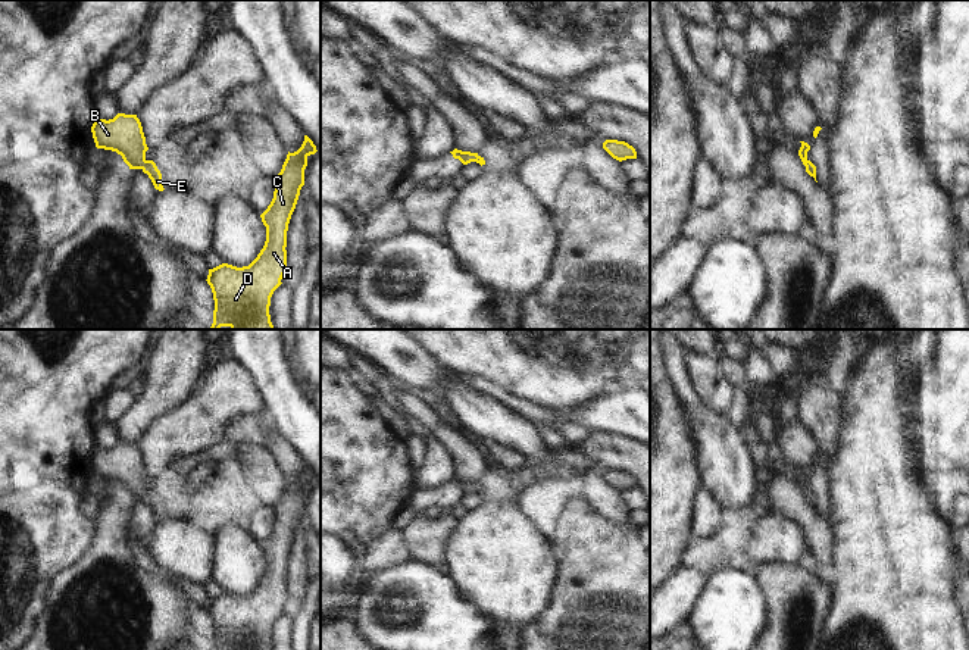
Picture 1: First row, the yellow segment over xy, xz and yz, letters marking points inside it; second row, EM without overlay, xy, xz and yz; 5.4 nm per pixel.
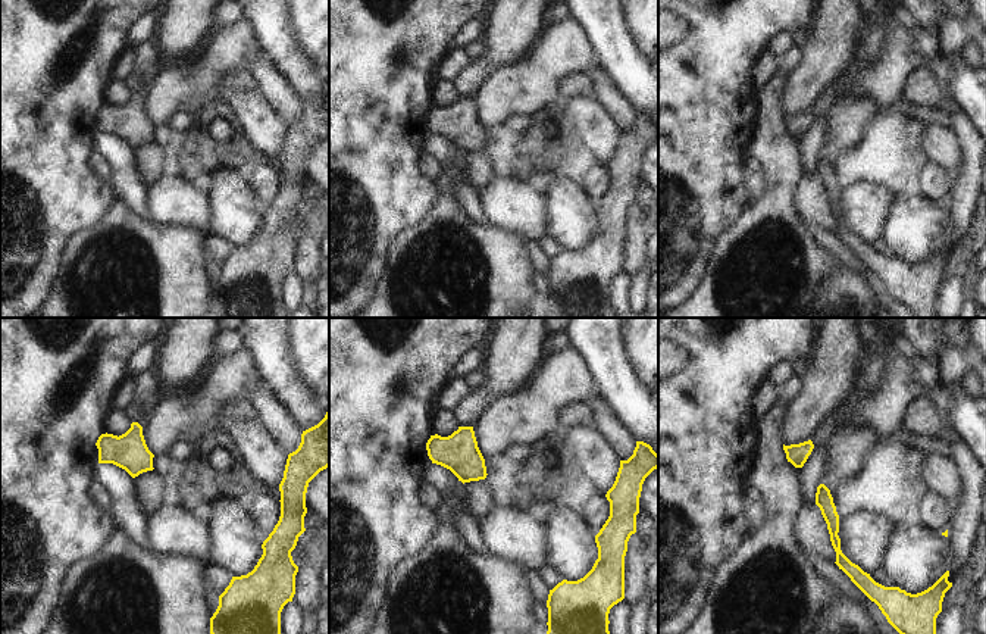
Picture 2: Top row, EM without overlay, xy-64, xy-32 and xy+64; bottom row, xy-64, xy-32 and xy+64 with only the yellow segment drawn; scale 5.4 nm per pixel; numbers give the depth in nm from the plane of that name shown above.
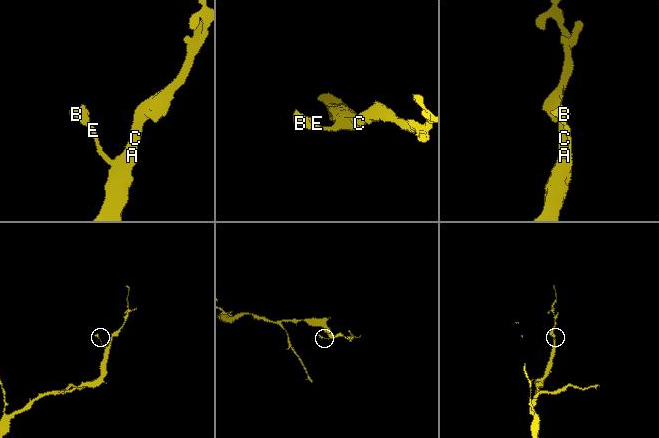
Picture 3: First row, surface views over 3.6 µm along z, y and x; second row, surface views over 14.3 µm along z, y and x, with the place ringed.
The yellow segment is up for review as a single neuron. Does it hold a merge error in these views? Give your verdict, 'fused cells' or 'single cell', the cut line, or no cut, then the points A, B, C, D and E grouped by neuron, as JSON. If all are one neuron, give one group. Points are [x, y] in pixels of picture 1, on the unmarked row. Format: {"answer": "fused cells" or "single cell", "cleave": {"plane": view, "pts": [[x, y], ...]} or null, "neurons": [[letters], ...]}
{"answer": "single cell", "cleave": null, "neurons": [["A", "B", "C", "D", "E"]]}

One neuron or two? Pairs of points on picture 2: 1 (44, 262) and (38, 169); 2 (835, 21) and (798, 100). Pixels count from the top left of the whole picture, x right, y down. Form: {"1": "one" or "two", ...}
{"1": "one", "2": "one"}

